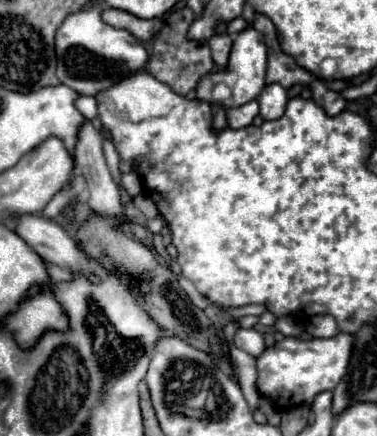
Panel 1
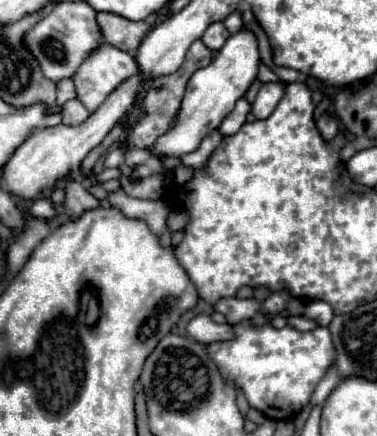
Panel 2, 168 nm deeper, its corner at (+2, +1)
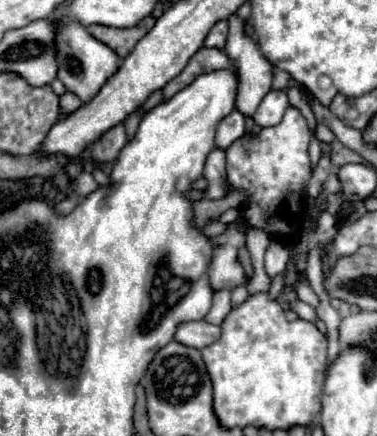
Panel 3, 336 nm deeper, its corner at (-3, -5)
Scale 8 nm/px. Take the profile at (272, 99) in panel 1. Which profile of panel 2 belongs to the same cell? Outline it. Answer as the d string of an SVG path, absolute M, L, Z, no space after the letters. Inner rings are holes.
M273 82L263 84L251 106L251 112L255 114L255 118L269 118L269 114L273 114L279 100L283 98L283 90L285 90L283 84L273 84Z

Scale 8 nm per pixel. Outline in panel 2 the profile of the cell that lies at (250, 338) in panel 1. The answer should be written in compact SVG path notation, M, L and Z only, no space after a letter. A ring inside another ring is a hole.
M199 314L187 324L187 338L193 338L201 344L209 344L233 338L233 330L231 324L217 324L211 320L211 316Z

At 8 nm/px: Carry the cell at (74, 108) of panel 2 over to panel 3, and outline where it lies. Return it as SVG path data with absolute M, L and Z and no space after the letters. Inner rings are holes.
M66 92L64 96L60 96L60 110L62 114L70 114L70 112L76 112L78 108L82 106L82 100L78 100L78 96L74 96L72 92Z

